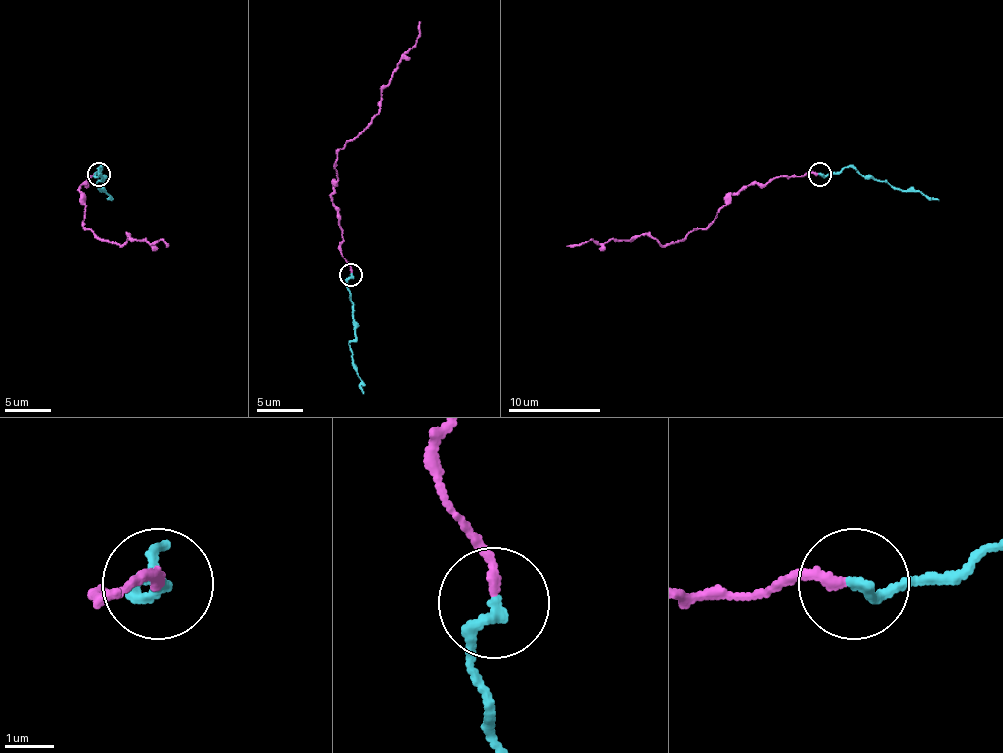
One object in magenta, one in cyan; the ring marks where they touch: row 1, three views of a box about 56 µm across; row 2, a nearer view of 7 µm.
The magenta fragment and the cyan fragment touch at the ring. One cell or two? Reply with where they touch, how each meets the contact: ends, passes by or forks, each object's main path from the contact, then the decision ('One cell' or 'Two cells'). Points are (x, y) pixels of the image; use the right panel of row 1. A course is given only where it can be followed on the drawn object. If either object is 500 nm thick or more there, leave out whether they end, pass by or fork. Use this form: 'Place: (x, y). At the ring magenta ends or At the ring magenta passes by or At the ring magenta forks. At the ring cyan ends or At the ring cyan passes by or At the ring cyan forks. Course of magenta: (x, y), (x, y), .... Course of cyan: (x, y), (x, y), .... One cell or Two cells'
Place: (820, 174). At the ring magenta ends. At the ring cyan ends. Course of magenta: (818, 175), (774, 177), (744, 186), (707, 225), (663, 246), (635, 235), (566, 246). Course of cyan: (820, 175), (834, 175), (855, 168), (892, 186), (919, 191), (938, 200). Two cells

